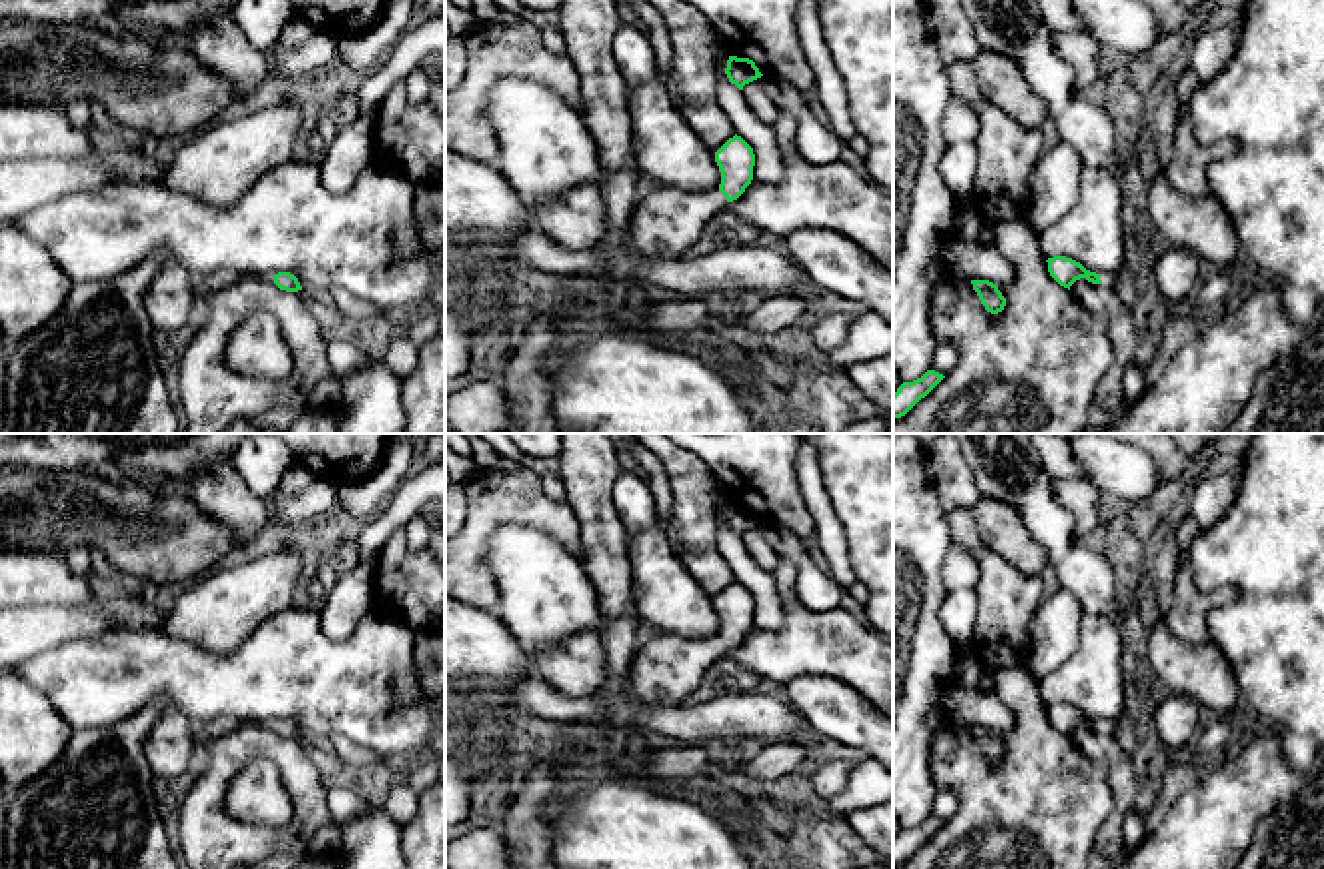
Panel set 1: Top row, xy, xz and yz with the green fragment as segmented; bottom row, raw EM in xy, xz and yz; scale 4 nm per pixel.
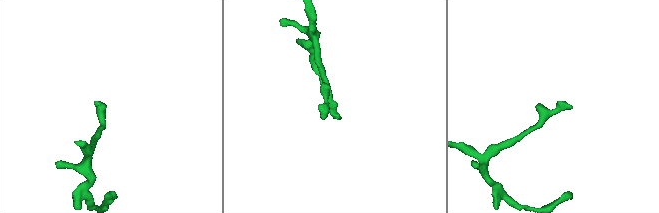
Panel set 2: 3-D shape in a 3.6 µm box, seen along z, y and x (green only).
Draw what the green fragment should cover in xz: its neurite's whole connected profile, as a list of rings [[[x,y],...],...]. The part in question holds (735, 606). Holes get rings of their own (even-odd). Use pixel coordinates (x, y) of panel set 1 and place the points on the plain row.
[[[729,585],[717,599],[717,639],[693,641],[661,633],[643,641],[629,667],[629,693],[645,705],[683,705],[701,685],[705,671],[727,649],[737,647],[753,627],[755,601],[741,585]]]

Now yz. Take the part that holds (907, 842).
[[[927,817],[913,829],[903,829],[893,841],[893,867],[905,863],[921,845],[925,845],[945,823]]]

